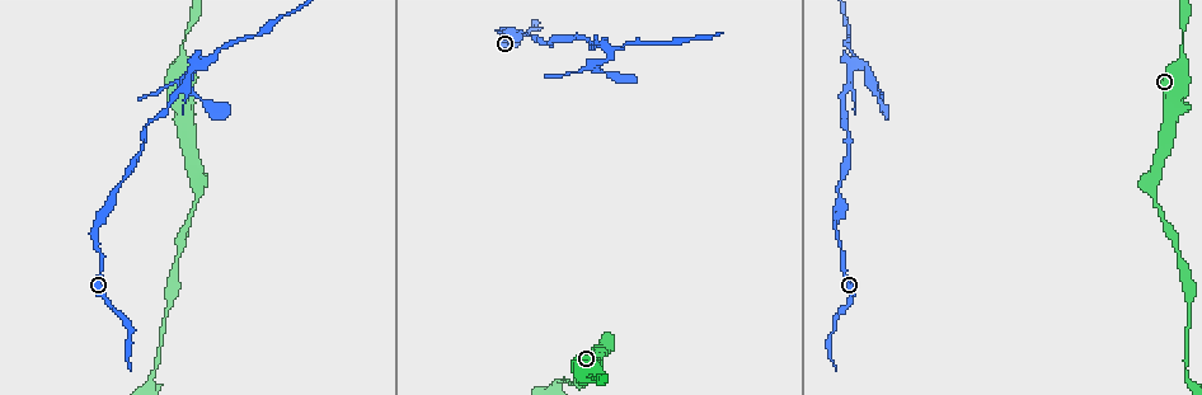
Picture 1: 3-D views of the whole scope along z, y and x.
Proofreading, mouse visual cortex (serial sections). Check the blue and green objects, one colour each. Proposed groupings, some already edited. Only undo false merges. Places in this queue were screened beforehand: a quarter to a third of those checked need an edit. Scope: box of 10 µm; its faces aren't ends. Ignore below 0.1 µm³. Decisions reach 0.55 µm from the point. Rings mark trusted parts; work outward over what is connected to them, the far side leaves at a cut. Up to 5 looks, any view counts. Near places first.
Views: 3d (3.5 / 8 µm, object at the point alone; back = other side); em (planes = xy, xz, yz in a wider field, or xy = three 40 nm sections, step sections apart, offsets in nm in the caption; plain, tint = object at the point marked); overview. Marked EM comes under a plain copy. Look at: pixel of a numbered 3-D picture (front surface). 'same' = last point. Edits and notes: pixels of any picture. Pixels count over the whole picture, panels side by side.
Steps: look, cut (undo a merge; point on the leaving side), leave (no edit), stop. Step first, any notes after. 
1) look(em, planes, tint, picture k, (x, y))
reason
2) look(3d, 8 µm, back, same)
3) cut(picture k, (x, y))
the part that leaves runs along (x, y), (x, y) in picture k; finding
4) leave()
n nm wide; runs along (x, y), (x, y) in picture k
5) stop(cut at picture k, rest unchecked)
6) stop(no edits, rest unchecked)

look(3d, 3.5 µm, picture 1, (1183, 38))
thin neck

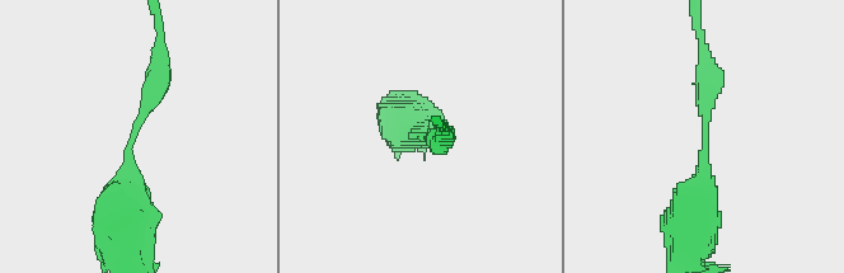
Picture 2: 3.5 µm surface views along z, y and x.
look(em, xy, step 3, tint, picture 2, (130, 133))
arms of 300, 500 nm

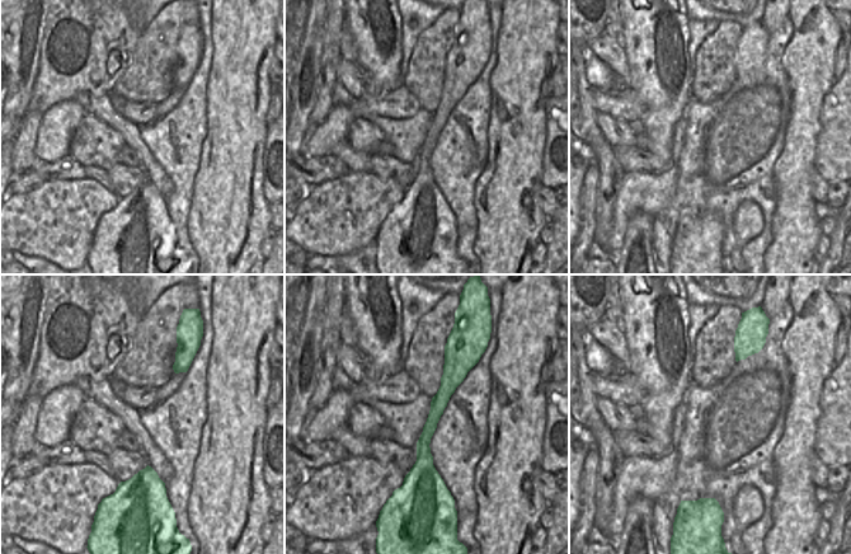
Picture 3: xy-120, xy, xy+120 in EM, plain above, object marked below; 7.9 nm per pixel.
leave()
130 nm wide; runs along (123, 226), (131, 132), (163, 55) in picture 2; all the same cell

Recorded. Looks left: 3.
look(3d, 3.5 µm, picture 1, (852, 63))

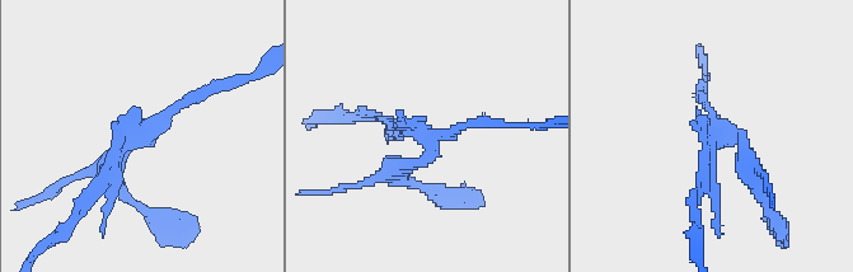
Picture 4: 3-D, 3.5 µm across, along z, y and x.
look(em, planes, tint, picture 4, (428, 136))
now the EM

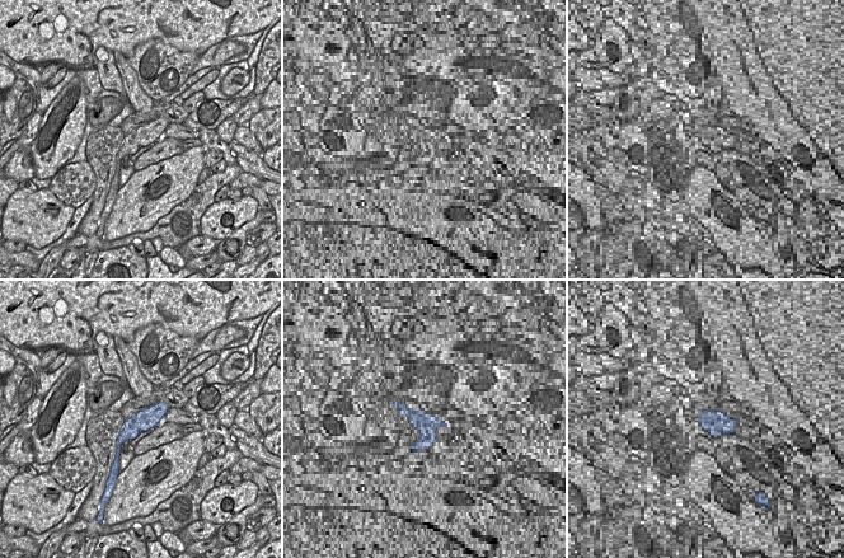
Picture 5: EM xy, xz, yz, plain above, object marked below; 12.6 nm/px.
look(em, xy, step 3, tint, same)
another direction

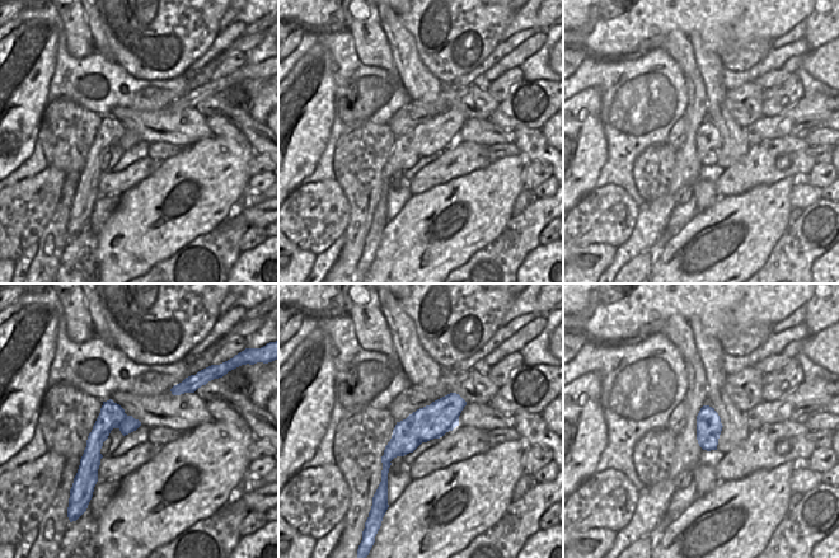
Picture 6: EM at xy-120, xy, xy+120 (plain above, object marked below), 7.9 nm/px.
cut(picture 4, (746, 162))
a second cell is stuck on

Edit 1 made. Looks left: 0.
stop(cut at picture 4, rest unchecked)

